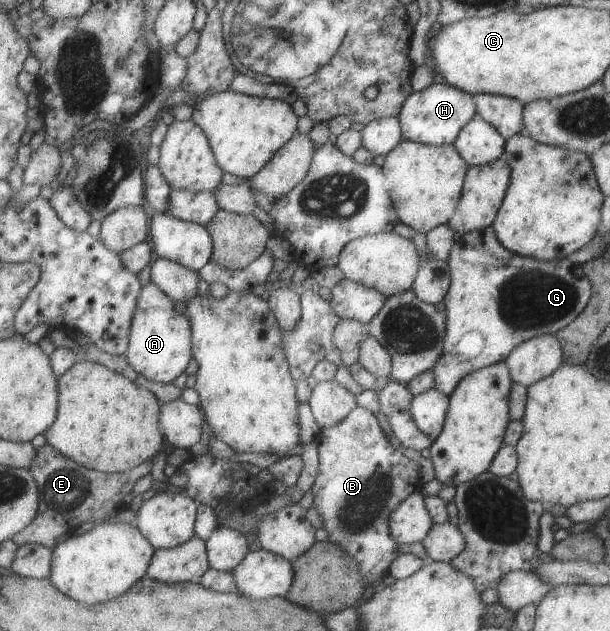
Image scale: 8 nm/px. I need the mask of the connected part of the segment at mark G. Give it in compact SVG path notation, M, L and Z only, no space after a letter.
M494 229L470 231L460 234L450 252L446 264L449 269L449 287L444 297L447 316L447 335L444 335L443 353L434 367L436 389L450 396L458 384L469 374L482 367L504 362L506 355L516 345L569 325L586 308L591 295L591 286L584 272L585 266L576 265L567 258L536 260L512 254L499 243Z

